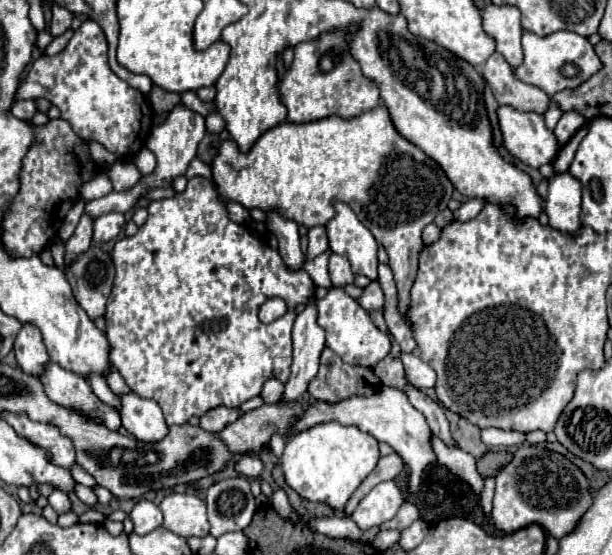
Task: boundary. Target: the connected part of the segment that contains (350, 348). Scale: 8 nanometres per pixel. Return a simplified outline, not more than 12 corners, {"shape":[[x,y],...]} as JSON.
{"shape":[[343,288],[317,300],[327,346],[375,368],[391,340]]}

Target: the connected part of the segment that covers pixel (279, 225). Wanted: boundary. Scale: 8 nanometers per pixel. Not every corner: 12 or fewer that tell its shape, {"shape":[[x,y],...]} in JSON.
{"shape":[[277,210],[265,212],[265,226],[279,240],[289,268],[303,266],[299,226]]}

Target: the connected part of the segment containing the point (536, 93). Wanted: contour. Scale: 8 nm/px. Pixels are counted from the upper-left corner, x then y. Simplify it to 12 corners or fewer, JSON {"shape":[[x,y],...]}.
{"shape":[[499,52],[481,74],[499,104],[547,110],[543,90],[515,78]]}

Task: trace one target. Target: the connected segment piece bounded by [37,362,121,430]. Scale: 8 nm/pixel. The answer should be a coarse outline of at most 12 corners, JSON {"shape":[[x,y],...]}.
{"shape":[[47,364],[45,394],[59,406],[75,406],[119,430],[121,416],[105,406],[89,384],[61,366]]}

